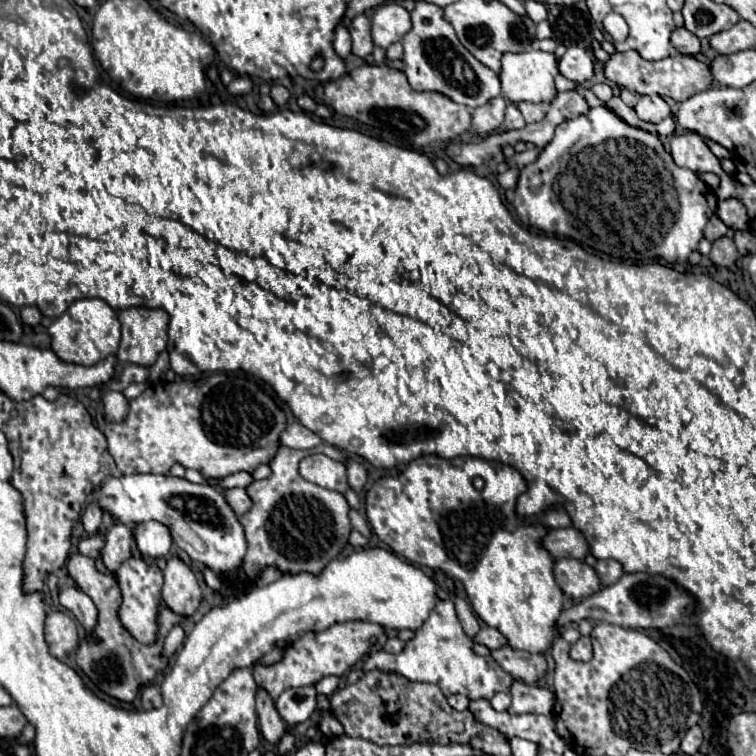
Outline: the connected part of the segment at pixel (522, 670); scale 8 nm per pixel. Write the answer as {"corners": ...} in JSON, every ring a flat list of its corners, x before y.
{"corners":[[503,646,497,650,491,650,491,656,497,660,497,664,511,674,515,680,523,680,527,684,537,682,547,668,547,662,543,654,531,654,523,650,513,650,511,646]]}

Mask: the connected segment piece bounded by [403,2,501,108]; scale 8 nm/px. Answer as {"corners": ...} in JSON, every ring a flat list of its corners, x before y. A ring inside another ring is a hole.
{"corners":[[417,2,415,10,411,12,411,20,413,20,413,28,403,38,403,46,405,46,403,72,415,92,433,90,467,108,483,106,489,100,501,96,499,76,493,74,493,70,489,70,487,66,483,66,459,42,453,26,443,18,443,8,429,2]]}

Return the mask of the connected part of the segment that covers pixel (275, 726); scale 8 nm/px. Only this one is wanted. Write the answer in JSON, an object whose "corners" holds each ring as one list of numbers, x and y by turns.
{"corners":[[257,688,257,696,255,696,255,706,257,706,257,716,259,716,259,724,261,724,261,734,267,742,277,744,285,732,285,724,279,718,277,710,275,710,275,702,271,700,271,696,267,694,265,688]]}

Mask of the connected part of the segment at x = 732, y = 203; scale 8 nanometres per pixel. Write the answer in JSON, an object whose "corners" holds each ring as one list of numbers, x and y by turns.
{"corners":[[727,198,717,204,715,214,733,230,745,230,747,228,747,210,737,198]]}

